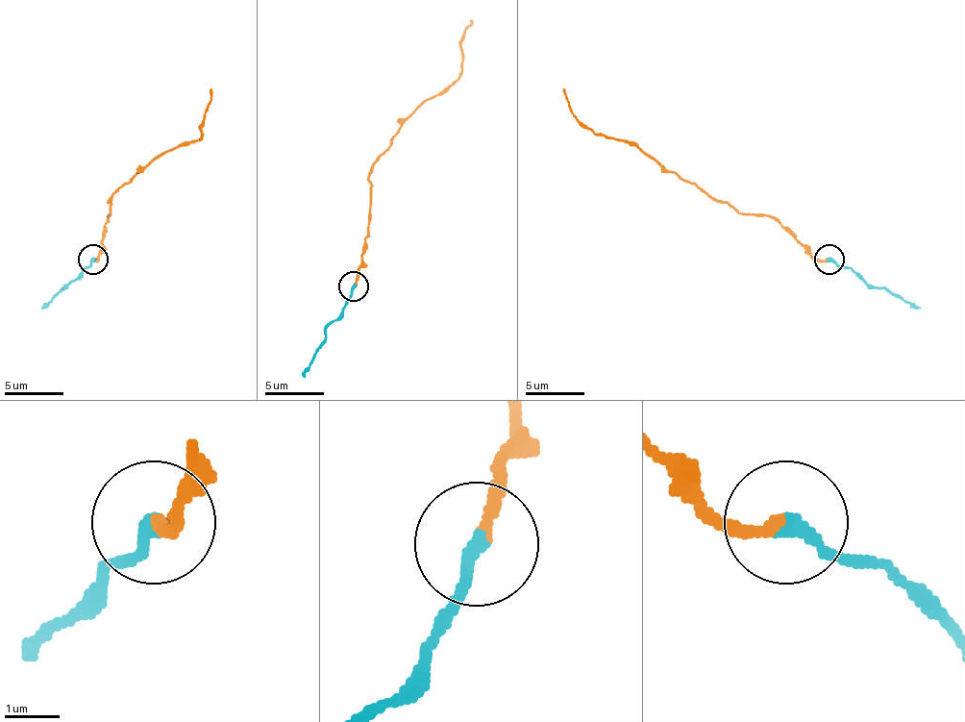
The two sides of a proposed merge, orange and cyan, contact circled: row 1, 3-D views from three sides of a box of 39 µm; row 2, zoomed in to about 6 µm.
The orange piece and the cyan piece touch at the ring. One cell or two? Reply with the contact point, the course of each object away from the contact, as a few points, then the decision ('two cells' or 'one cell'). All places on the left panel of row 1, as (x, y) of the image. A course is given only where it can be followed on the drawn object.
at (93, 259); orange runs (94, 260), (109, 215), (109, 201), (137, 171), (173, 148), (203, 136), (200, 124), (209, 107), (209, 88); cyan runs (94, 260), (64, 289), (40, 307); one cell

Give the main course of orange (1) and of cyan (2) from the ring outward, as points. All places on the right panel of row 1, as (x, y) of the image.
1: (828, 260), (817, 260), (767, 215), (743, 215), (713, 201), (640, 148), (596, 136), (569, 107), (563, 88)
2: (828, 260), (852, 268), (873, 289), (887, 289), (920, 307)

